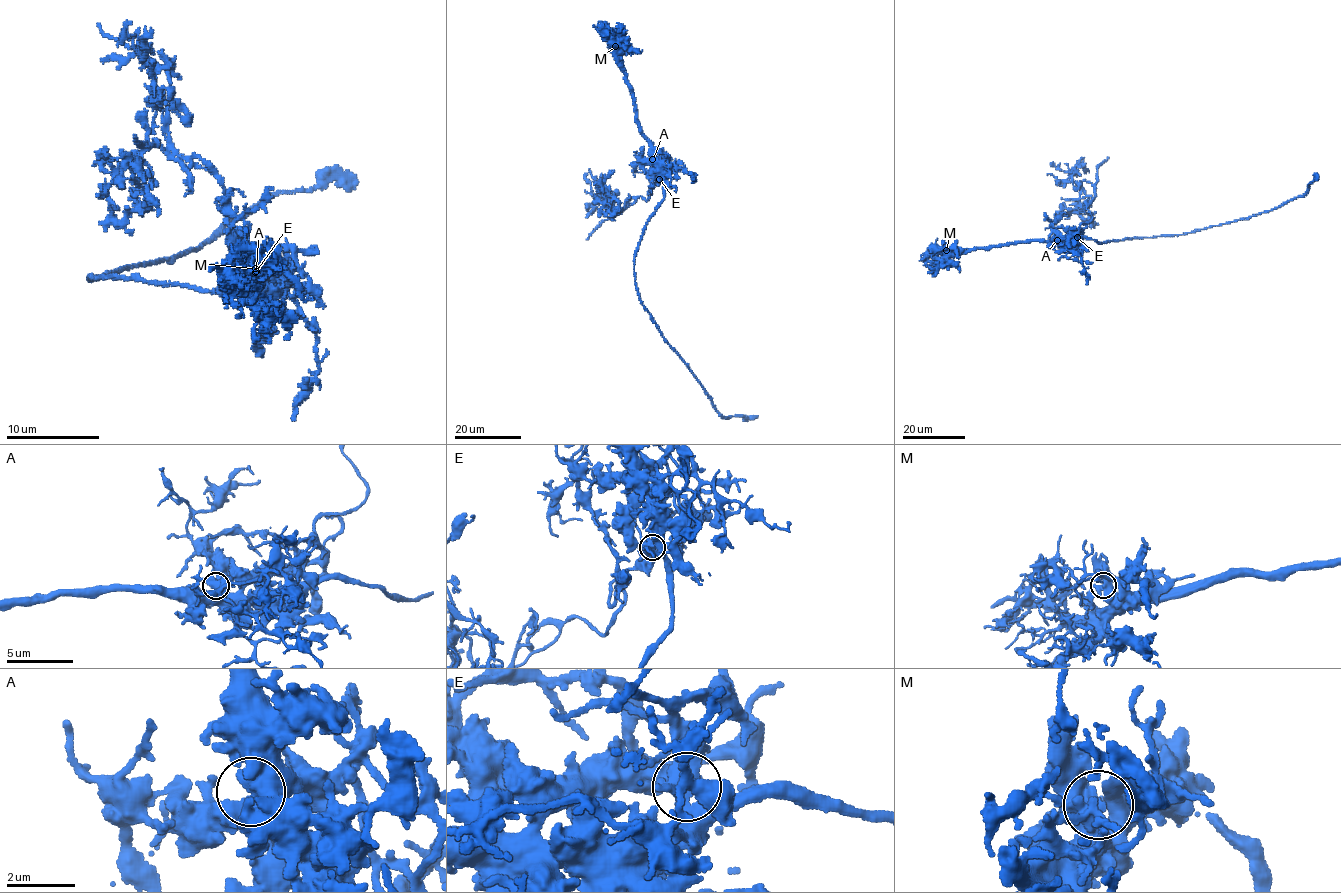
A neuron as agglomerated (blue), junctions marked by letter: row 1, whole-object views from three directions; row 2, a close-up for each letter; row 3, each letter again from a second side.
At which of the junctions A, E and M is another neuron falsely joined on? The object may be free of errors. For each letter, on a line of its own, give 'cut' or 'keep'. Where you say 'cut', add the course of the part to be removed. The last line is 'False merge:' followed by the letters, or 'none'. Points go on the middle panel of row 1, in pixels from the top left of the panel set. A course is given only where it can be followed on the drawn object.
A: keep
E: cut | (659, 178), (651, 187), (647, 201), (639, 197), (617, 213), (610, 210), (600, 187), (595, 207), (586, 217)
M: keep
False merge: E

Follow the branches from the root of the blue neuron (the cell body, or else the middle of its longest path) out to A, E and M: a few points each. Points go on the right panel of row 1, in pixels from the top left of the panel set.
A: (1127, 238), (1103, 243), (1086, 238), (1075, 242), (1057, 240)
E: (1127, 238), (1103, 243), (1076, 237)
M: (1127, 238), (1103, 243), (1081, 238), (1075, 242), (1021, 240), (975, 247), (956, 254), (946, 250)

